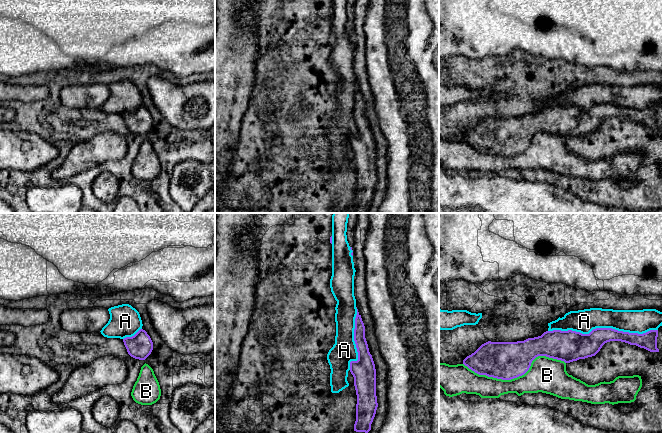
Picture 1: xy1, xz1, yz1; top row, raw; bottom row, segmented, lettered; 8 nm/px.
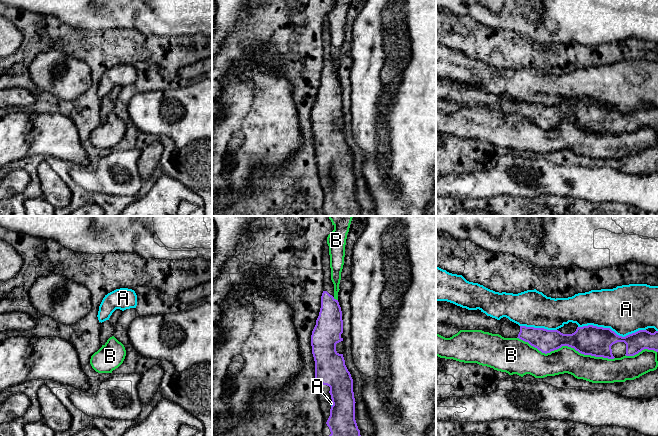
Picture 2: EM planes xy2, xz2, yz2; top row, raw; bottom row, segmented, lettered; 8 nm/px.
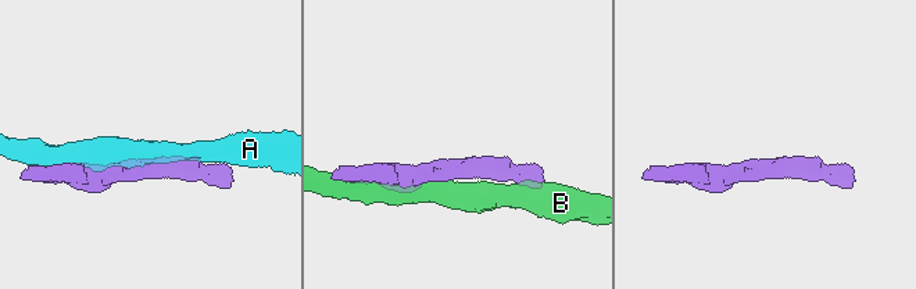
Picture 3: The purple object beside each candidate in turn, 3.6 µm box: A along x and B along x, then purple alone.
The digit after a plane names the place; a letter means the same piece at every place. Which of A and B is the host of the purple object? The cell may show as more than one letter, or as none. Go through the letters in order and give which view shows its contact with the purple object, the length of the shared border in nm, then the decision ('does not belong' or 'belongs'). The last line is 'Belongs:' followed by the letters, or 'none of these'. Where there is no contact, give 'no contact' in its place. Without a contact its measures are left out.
A: meets purple in yz1; contact 900 nm long; does not belong
B: meets purple in yz1; contact 800 nm long; does not belong
Belongs: none of these

